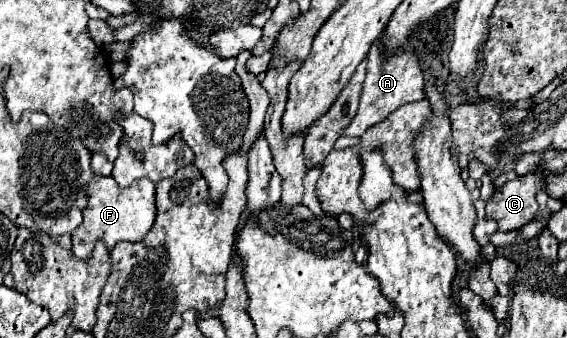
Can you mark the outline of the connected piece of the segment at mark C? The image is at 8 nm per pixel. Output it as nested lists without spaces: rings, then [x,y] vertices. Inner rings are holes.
[[[529,172],[503,184],[487,202],[487,218],[495,220],[503,232],[529,224],[539,212],[535,196],[545,186],[543,172]]]

